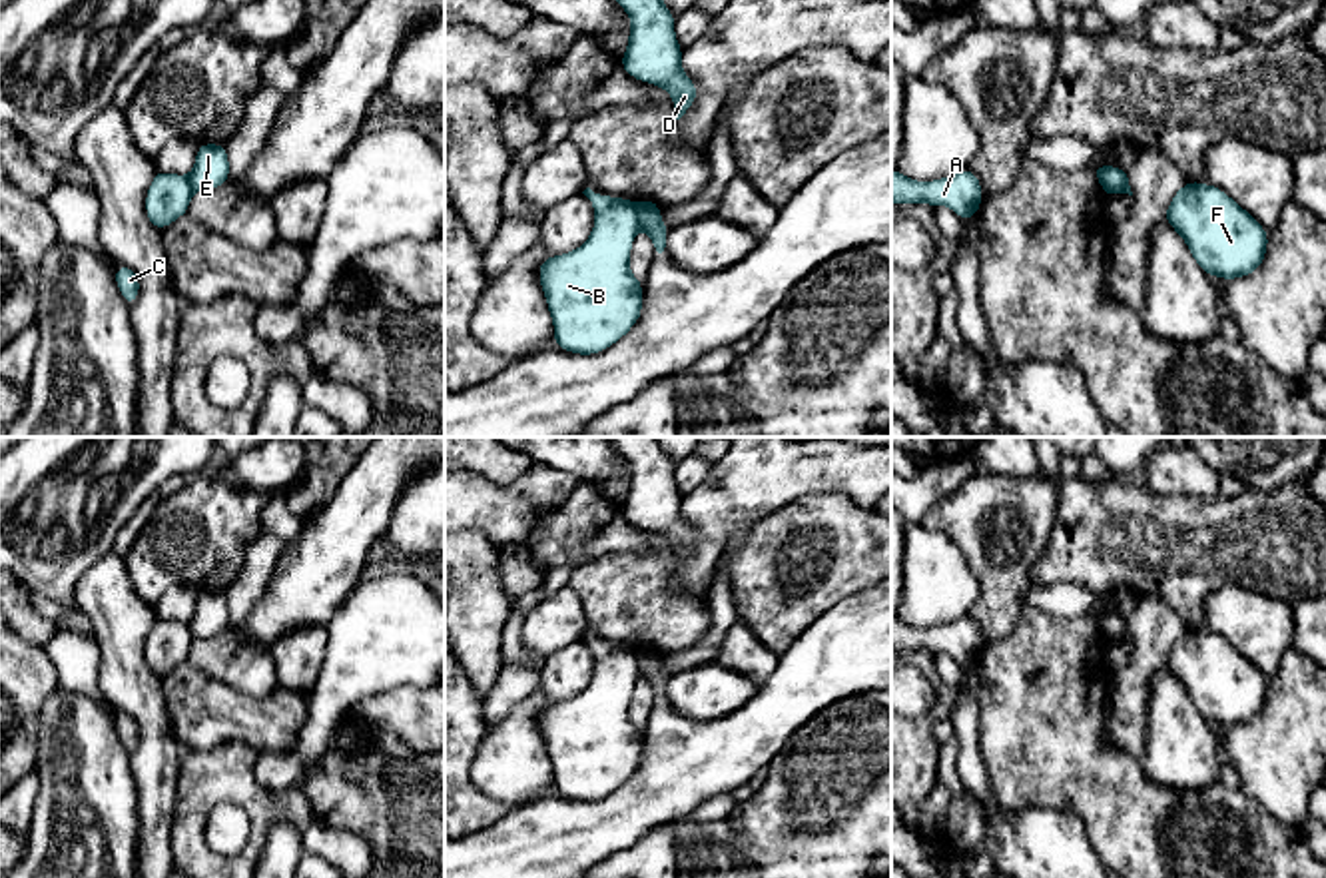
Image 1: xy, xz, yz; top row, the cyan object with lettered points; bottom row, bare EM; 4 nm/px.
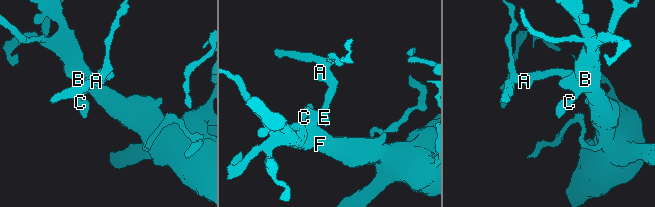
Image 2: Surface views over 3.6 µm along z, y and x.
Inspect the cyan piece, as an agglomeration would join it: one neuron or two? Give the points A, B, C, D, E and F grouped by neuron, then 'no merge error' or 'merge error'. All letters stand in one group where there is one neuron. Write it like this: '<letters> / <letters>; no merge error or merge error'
A D E / B C F; merge error

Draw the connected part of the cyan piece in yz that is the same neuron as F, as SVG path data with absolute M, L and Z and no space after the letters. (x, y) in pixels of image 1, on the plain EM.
M1186 629L1172 643L1164 666L1206 722L1246 724L1266 704L1268 678L1216 633Z

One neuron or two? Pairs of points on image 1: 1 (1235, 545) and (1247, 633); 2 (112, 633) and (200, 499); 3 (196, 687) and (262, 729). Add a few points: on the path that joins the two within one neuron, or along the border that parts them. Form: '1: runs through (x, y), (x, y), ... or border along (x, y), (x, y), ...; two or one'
1: border along (1285, 603), (1223, 585), (1205, 599), (1203, 615); two
2: border along (122, 557), (134, 591), (152, 607); two
3: runs through (212, 703), (222, 713), (246, 719); one

